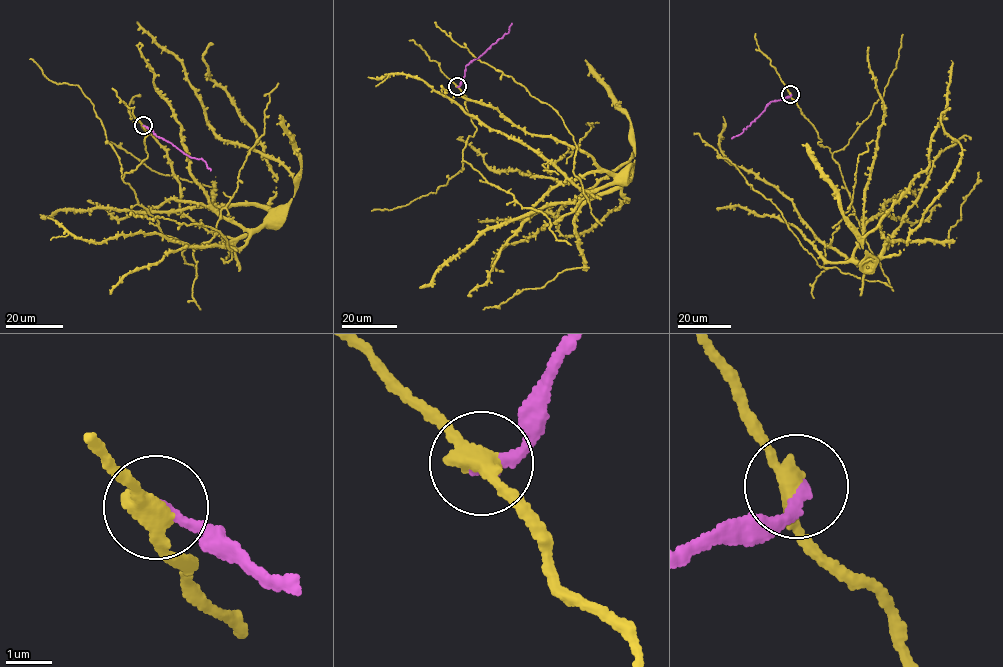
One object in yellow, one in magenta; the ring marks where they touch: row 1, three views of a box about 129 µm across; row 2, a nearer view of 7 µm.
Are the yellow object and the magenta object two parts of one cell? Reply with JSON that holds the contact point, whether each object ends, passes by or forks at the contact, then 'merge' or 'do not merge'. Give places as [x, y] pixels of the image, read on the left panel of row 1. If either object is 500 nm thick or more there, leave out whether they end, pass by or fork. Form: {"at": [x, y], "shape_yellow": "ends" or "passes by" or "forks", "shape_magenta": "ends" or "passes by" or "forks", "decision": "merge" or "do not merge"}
{"at": [143, 125], "shape_yellow": "passes by", "shape_magenta": "ends", "decision": "do not merge"}

